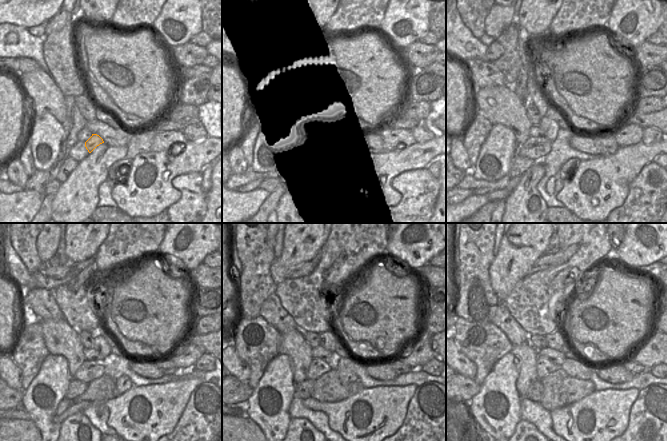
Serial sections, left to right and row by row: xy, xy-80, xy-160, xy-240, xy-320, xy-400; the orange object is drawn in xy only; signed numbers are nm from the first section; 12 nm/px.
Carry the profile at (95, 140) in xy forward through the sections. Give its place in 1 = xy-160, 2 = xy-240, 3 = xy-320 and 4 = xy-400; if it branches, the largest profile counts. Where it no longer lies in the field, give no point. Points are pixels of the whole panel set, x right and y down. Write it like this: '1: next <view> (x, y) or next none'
1: next xy-160 (550, 127)
2: next xy-240 (100, 344)
3: next xy-320 (328, 339)
4: next xy-400 (556, 340)

